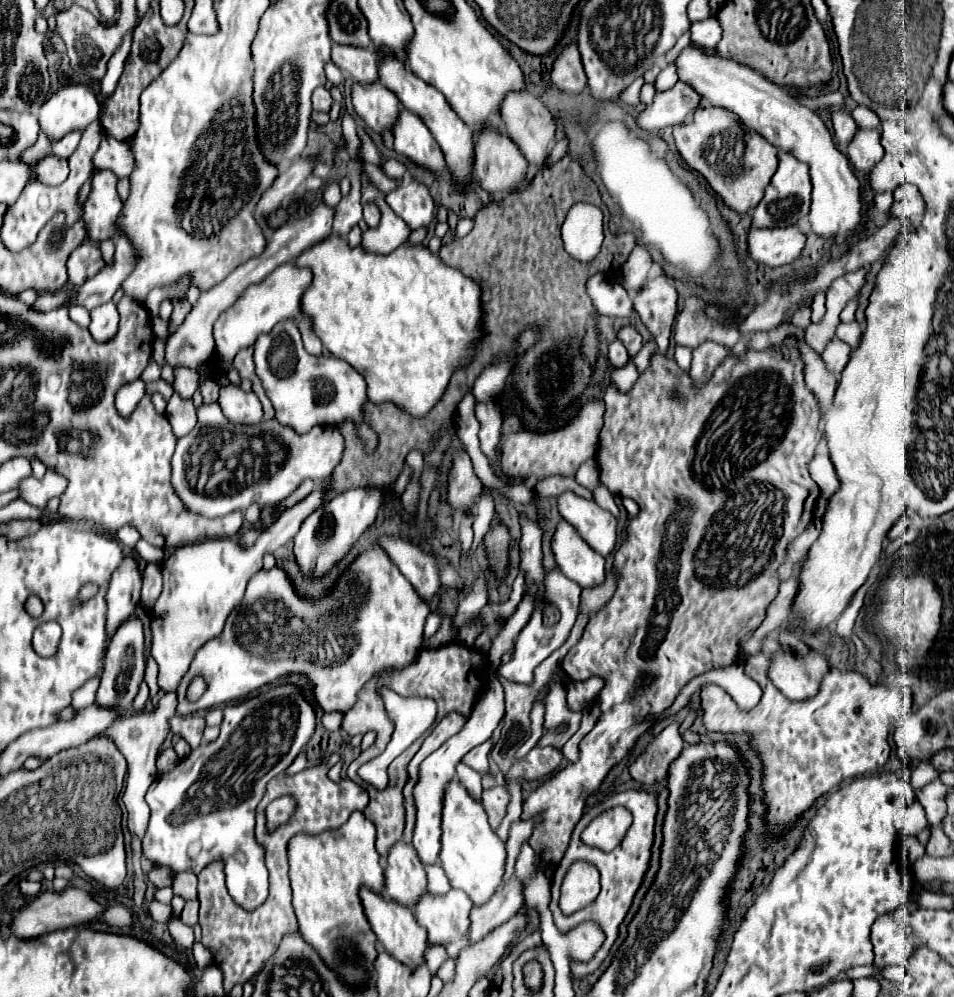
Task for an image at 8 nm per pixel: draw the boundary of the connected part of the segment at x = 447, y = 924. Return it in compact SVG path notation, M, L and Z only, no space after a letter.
M449 890L443 896L425 892L419 898L419 902L415 902L413 914L415 914L415 920L427 930L429 940L433 944L443 944L447 948L449 956L451 958L457 958L459 952L467 944L467 928L469 928L469 912L471 912L471 906L473 906L473 902L471 902L471 898L463 890Z

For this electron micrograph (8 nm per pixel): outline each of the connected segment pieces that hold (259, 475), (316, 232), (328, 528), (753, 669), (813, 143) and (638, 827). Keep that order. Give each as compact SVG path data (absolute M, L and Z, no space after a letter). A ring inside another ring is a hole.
M217 402L197 406L197 426L177 440L171 458L175 494L191 512L207 518L227 516L237 510L245 512L251 504L279 504L305 478L321 482L329 476L341 462L345 446L337 426L315 426L307 434L297 434L275 420L263 420L255 426L227 426L223 430L223 412ZM217 464L223 464L223 468L217 470Z
M319 204L315 206L307 216L303 218L291 218L287 224L283 224L281 228L277 228L271 236L271 240L267 242L265 250L247 260L245 264L241 264L239 268L235 268L227 280L223 280L221 284L213 286L209 292L203 292L199 302L193 306L193 310L187 314L185 322L167 338L165 342L165 360L171 368L175 366L187 366L187 368L197 368L203 360L211 358L211 330L213 330L213 322L219 318L219 314L223 310L227 310L231 304L235 304L235 300L251 286L251 284L261 284L275 268L279 268L285 262L295 260L295 256L299 256L303 250L311 248L313 244L321 242L323 238L327 238L327 234L331 234L331 226L333 226L333 218L335 218L335 208L327 206L327 204Z
M353 488L309 514L293 538L295 558L301 564L301 570L309 576L321 576L333 568L335 562L339 562L349 552L353 542L367 530L367 526L371 526L383 498L385 494L377 488Z
M765 638L761 644L761 652L747 656L745 658L745 674L749 678L753 678L761 690L761 702L751 708L749 712L741 710L735 700L719 686L705 686L701 688L701 708L703 708L703 724L709 732L721 732L721 734L747 734L749 736L749 746L755 750L757 758L763 764L761 770L761 786L765 792L765 804L767 804L767 812L765 812L765 834L769 836L769 840L779 840L783 834L787 834L789 830L793 830L795 822L817 802L819 796L827 794L829 790L833 790L835 786L839 786L843 780L847 778L855 778L855 776L863 776L867 772L871 772L871 768L883 768L885 762L889 760L891 754L891 746L889 746L889 738L883 734L875 734L869 732L863 724L859 722L857 708L859 708L859 692L869 692L865 690L865 676L859 672L841 672L841 670L829 670L829 674L825 676L823 684L821 684L821 692L817 694L817 698L807 700L807 702L789 702L777 688L775 684L769 680L767 670L771 664L771 656L775 656L777 652L785 652L783 646L779 644L779 640L775 638Z
M687 46L679 52L675 60L677 76L681 82L695 88L707 104L721 106L739 116L741 124L761 134L765 140L771 140L773 146L785 152L793 152L797 160L809 164L809 176L813 184L813 204L809 212L809 222L813 232L823 238L829 236L847 236L855 230L861 220L861 202L859 202L859 180L855 178L847 156L833 144L833 138L823 124L823 120L809 108L795 102L795 98L781 88L771 84L759 72L725 60L715 54L705 54L697 46Z
M625 790L625 792L621 792L621 794L611 796L609 800L599 802L597 806L589 808L589 810L583 814L583 818L577 822L575 830L573 830L569 848L567 848L563 860L557 864L557 870L553 872L553 878L551 878L551 904L549 904L549 908L551 908L551 912L553 912L555 926L557 926L561 932L567 932L567 930L575 928L575 926L581 924L583 920L595 920L595 922L599 922L599 924L603 926L603 932L605 932L605 936L607 936L607 938L605 938L605 944L601 946L601 950L595 954L595 958L593 958L591 962L571 963L573 978L577 978L577 980L583 980L585 976L593 974L593 972L603 964L603 960L605 960L607 954L609 954L609 948L613 946L613 942L615 942L617 936L619 936L619 926L621 926L623 918L627 916L627 912L629 912L631 902L633 902L637 890L639 890L641 884L643 884L645 872L649 870L651 848L653 848L653 840L655 840L655 818L657 818L657 794L647 792L647 790ZM615 806L623 806L623 808L627 808L627 810L633 814L633 824L631 824L631 828L627 830L623 842L615 848L615 854L613 854L613 852L603 852L603 850L599 850L599 848L585 846L585 844L579 840L583 828L585 828L597 814L601 814L605 808L615 808ZM575 860L589 860L589 862L593 862L595 866L599 866L599 870L601 870L601 892L599 892L597 900L591 902L585 910L579 910L579 912L575 912L573 916L565 918L565 916L557 916L559 888L561 888L561 882L563 882L563 876L565 876L569 864L575 862Z

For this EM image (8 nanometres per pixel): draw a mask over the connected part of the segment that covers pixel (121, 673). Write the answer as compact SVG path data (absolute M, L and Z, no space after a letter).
M131 616L125 620L117 632L113 634L107 654L105 654L105 672L101 676L101 684L97 690L97 704L101 706L115 706L115 708L127 708L145 674L145 634L143 634L143 622L137 616Z

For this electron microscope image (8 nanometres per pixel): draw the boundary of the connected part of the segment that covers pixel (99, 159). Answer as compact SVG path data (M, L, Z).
M103 136L99 150L93 156L93 168L95 170L111 170L119 178L129 178L129 174L135 168L133 154L129 154L129 146L123 142L117 142L111 136Z

